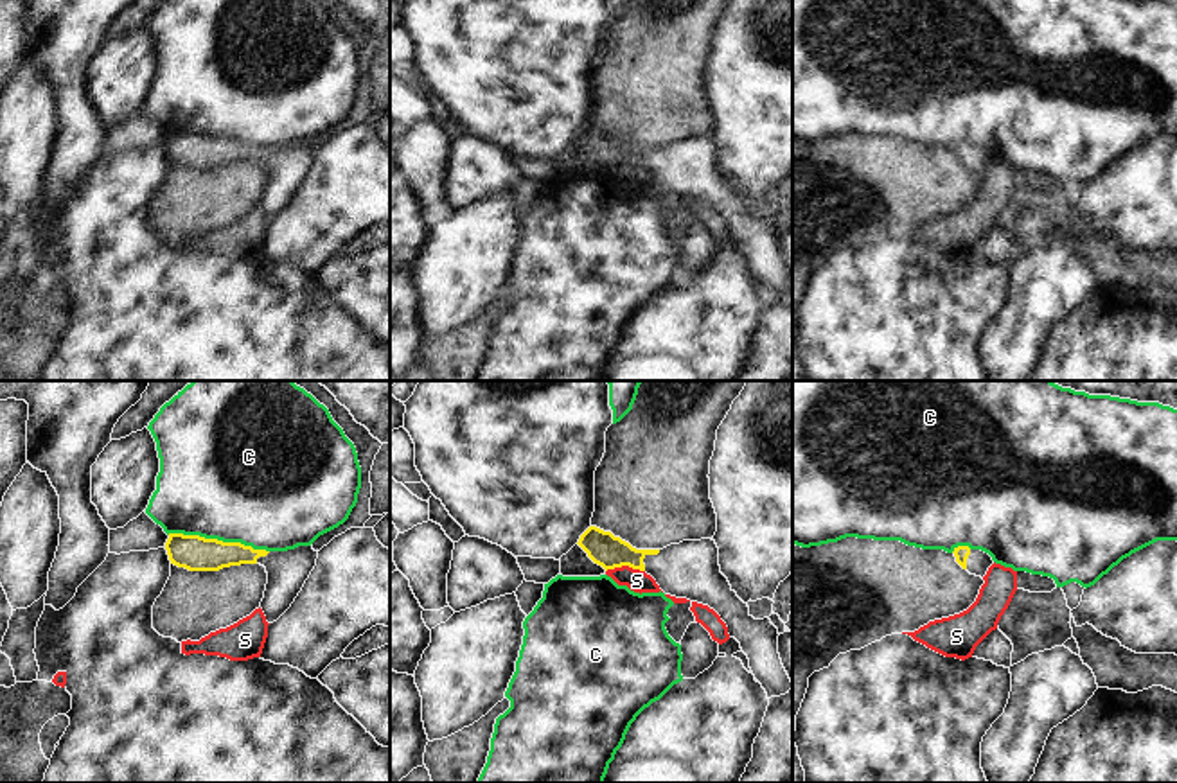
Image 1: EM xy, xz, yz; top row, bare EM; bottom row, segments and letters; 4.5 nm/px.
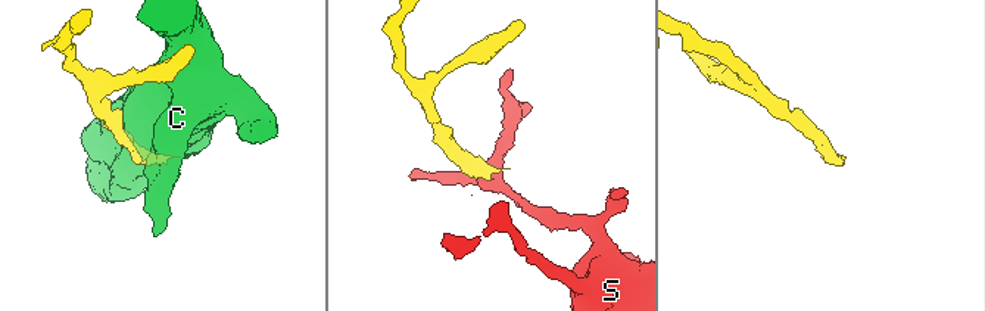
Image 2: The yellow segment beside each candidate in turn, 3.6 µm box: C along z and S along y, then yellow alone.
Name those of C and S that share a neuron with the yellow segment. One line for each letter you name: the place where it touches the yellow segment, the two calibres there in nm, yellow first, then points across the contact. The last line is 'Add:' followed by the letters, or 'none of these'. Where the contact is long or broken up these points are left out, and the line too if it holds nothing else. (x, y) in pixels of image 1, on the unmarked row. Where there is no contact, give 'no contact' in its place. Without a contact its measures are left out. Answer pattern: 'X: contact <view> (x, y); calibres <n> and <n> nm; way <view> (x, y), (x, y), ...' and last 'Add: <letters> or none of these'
Add: none of these

